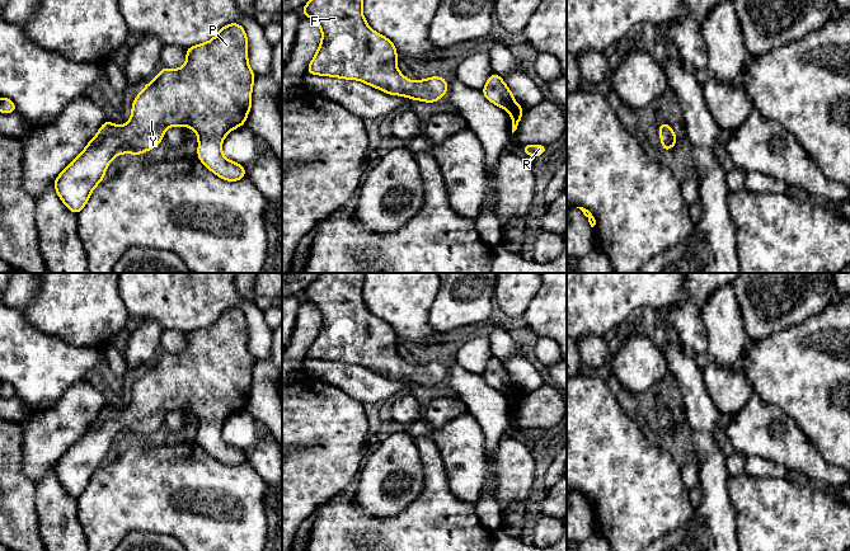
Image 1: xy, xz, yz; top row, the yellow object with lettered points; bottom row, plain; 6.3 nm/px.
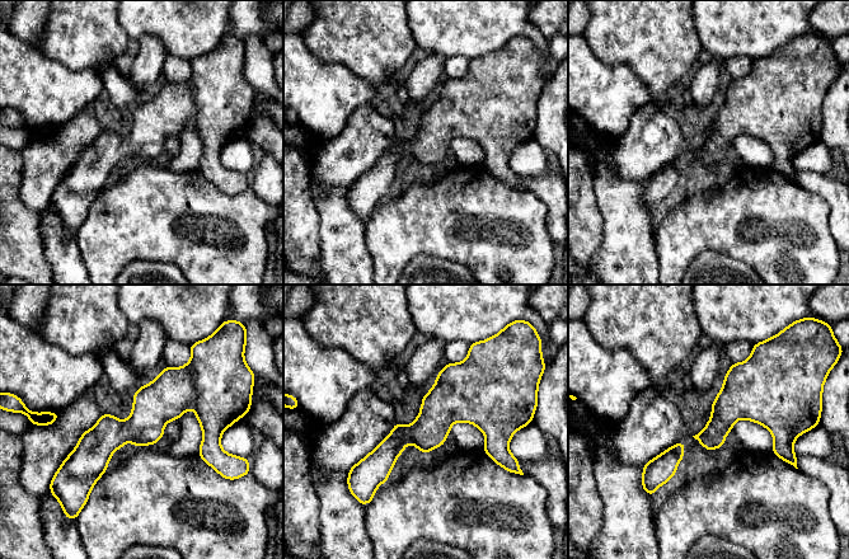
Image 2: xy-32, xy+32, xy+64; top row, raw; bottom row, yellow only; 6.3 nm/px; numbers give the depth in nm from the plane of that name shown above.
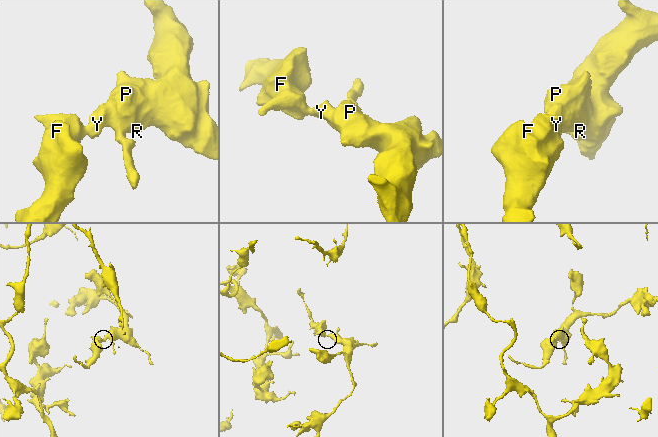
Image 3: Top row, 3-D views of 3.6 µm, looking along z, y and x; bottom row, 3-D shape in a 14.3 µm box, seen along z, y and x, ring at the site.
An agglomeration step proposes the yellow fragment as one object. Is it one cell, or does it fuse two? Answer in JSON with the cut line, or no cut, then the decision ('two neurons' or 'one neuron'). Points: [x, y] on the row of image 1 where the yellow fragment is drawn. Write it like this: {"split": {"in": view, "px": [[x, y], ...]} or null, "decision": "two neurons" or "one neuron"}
{"split": null, "decision": "one neuron"}

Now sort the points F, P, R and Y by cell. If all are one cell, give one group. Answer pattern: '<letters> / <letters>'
F P R Y

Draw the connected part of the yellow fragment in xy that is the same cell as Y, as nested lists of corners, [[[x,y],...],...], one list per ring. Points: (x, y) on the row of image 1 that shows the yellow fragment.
[[[239,23],[226,24],[219,30],[215,38],[187,48],[186,53],[187,62],[180,69],[173,70],[163,67],[158,76],[145,85],[142,91],[133,99],[131,118],[123,127],[105,121],[97,136],[89,141],[81,154],[55,179],[53,187],[60,199],[72,213],[78,215],[85,207],[90,193],[103,180],[105,170],[113,157],[125,152],[142,155],[145,151],[155,149],[164,138],[164,131],[172,126],[187,126],[197,133],[197,157],[217,176],[227,182],[236,182],[245,178],[245,166],[227,160],[222,155],[221,145],[225,136],[231,129],[244,126],[252,107],[252,88],[255,74],[248,65],[246,33]]]

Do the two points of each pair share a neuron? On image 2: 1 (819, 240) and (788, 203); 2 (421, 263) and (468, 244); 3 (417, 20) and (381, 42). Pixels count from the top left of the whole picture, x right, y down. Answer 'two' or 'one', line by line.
1: one
2: two
3: two

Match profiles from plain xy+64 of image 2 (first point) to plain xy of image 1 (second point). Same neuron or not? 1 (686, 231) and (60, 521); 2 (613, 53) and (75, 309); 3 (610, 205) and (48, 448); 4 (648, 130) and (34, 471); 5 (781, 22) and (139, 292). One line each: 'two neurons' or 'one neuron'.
1: two neurons
2: one neuron
3: two neurons
4: one neuron
5: one neuron

